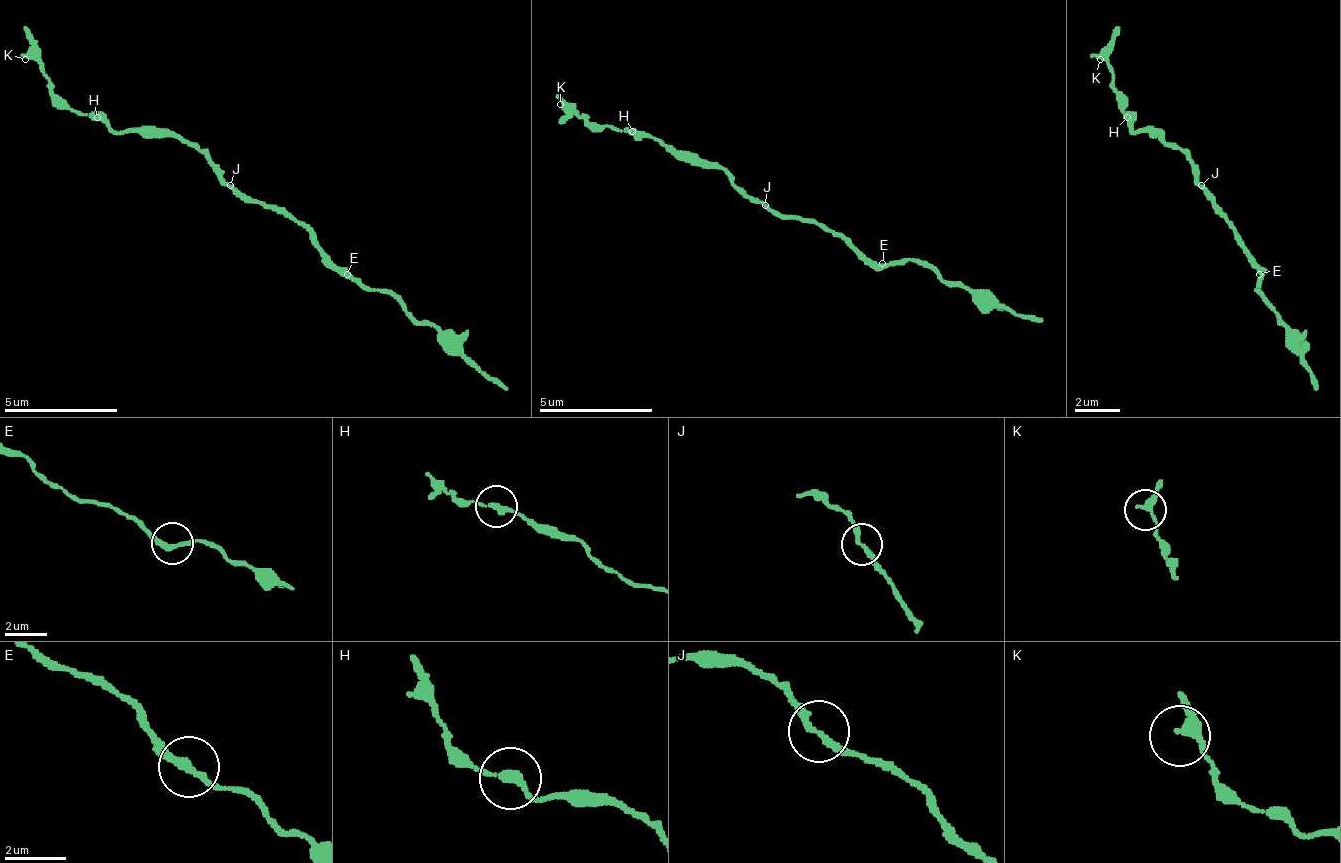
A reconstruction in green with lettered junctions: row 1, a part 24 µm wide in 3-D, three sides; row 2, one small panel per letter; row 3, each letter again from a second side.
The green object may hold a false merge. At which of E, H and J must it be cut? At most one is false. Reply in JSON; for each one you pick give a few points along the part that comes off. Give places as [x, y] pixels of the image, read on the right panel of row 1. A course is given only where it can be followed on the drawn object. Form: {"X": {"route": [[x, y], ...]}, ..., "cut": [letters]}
{"H": {"route": [[1129, 116], [1112, 82], [1106, 42], [1117, 25]]}, "cut": ["H"]}

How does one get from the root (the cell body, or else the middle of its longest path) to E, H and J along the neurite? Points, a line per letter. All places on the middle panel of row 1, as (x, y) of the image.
E: (786, 217), (815, 217), (820, 223), (826, 223), (843, 240), (849, 240), (866, 257), (882, 263)
H: (786, 217), (775, 217), (758, 200), (752, 200), (718, 166), (679, 161), (656, 138), (639, 138), (633, 133)
J: (786, 217), (775, 217), (764, 206)

